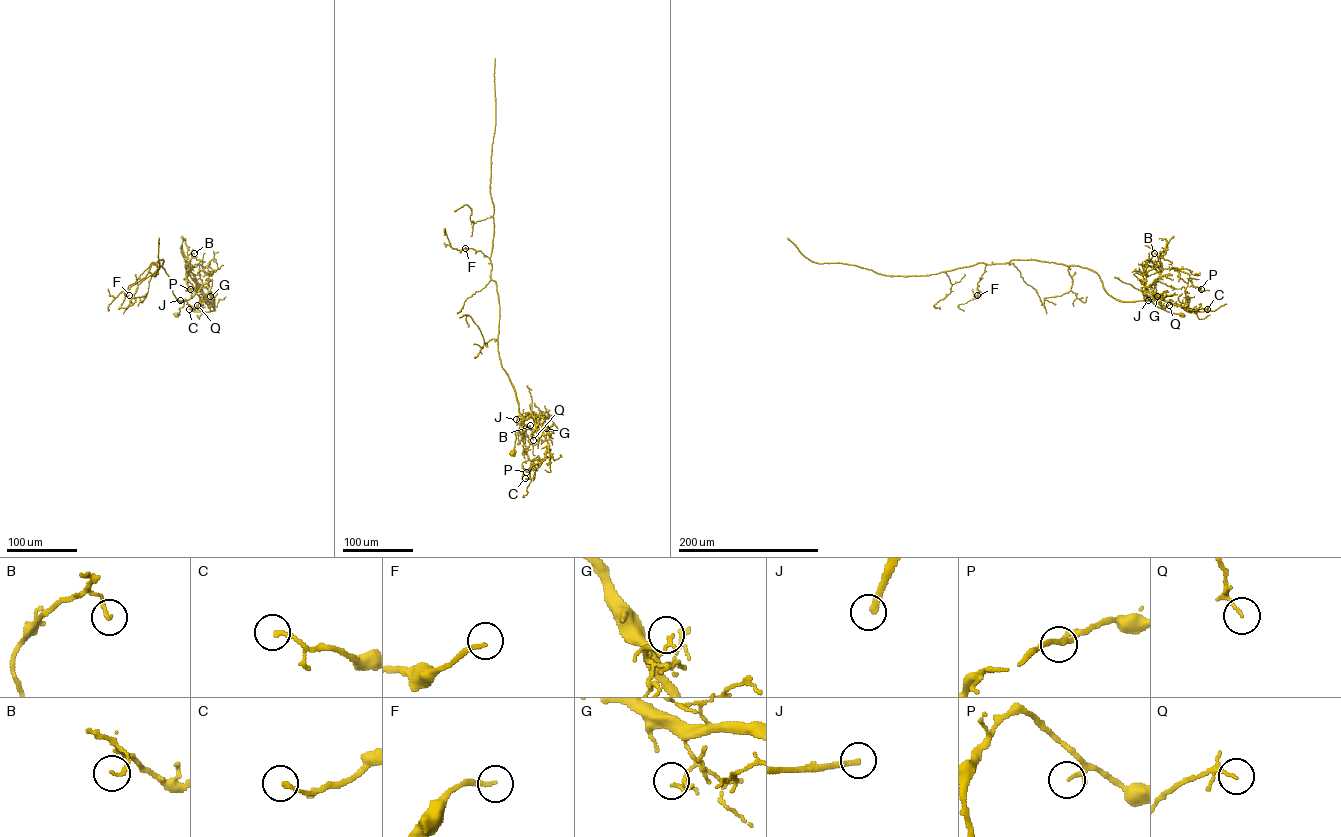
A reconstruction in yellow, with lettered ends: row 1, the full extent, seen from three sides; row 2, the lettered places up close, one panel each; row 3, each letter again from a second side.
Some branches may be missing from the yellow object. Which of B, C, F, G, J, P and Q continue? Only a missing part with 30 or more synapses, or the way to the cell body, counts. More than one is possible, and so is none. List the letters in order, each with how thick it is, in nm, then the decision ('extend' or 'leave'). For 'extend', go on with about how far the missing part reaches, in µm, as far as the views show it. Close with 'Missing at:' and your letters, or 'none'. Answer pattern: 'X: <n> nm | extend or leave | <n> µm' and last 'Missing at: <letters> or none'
B: 110 nm | leave
C: 170 nm | leave
F: 190 nm | leave
G: 140 nm | leave
J: 240 nm | extend | 80 µm
P: 130 nm | leave
Q: 70 nm | leave
Missing at: J

